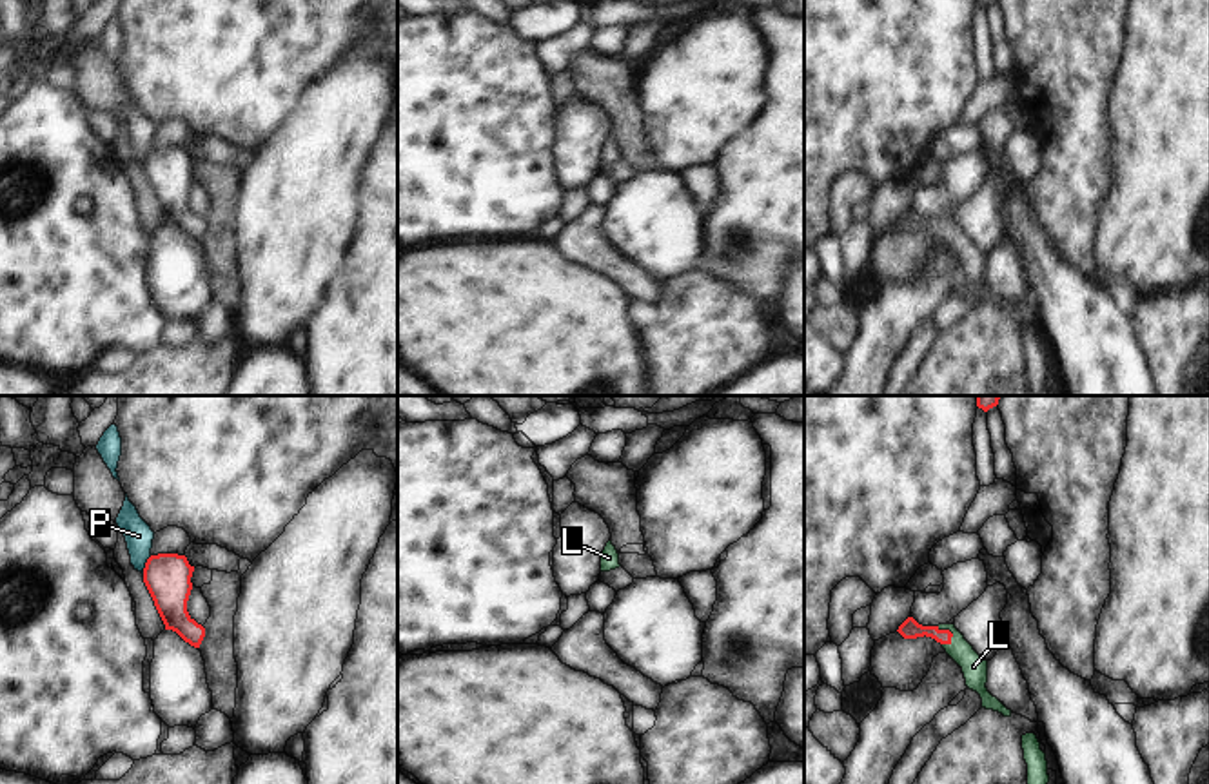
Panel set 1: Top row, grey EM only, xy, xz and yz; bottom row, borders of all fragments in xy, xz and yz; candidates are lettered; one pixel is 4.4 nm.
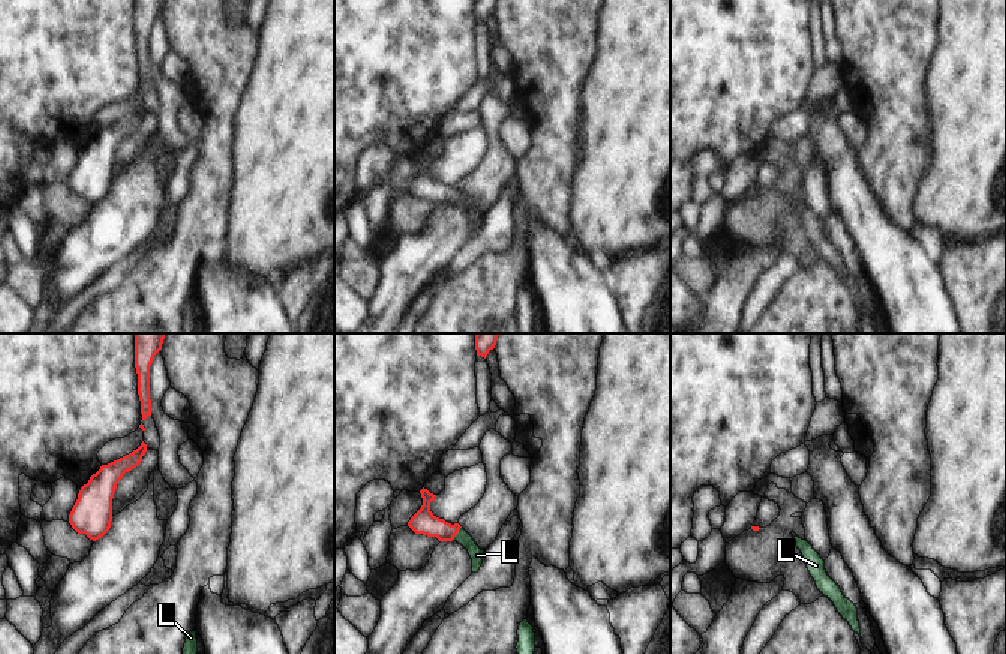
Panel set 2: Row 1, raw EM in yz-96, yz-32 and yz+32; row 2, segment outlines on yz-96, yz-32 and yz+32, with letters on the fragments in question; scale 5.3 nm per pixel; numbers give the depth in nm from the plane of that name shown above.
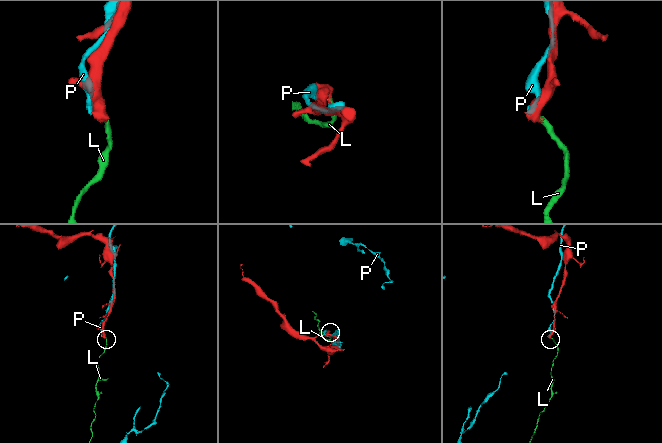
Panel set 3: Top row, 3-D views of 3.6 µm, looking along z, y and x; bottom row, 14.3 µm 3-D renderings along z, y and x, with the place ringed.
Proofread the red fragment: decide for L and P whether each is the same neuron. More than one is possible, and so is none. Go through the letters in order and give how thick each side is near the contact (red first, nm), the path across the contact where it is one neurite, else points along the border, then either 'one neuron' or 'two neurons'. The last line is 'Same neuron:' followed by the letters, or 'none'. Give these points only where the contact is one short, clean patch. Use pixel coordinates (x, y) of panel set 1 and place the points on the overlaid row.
L: calibres 90 and 110 nm; way yz (910, 628), (950, 632), (952, 641), (973, 666); one neuron
P: calibres 200 and 130 nm; two neurons
Same neuron: L

